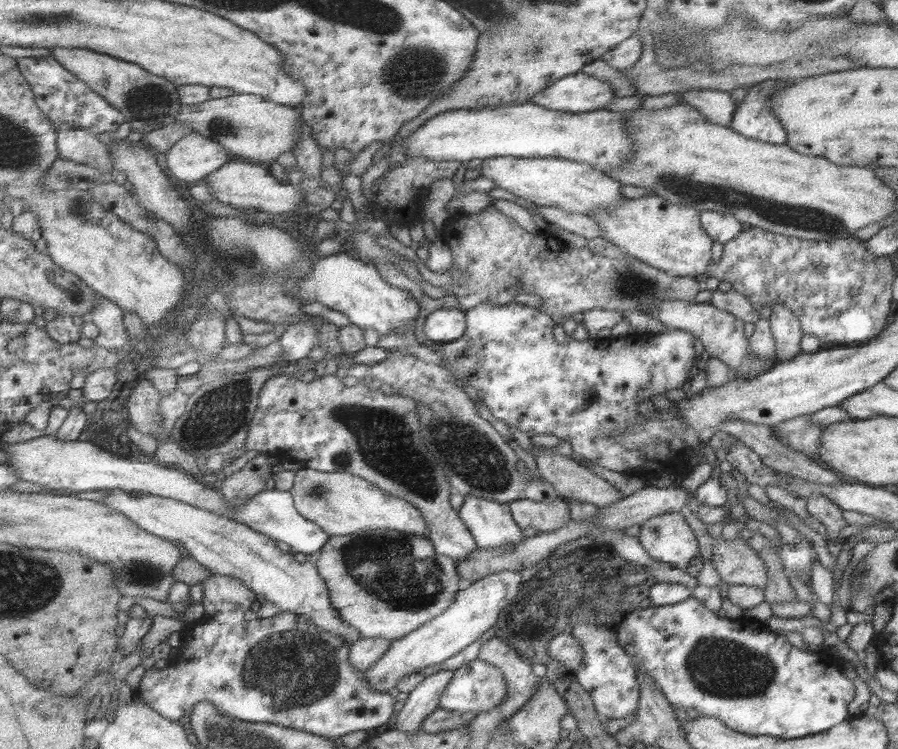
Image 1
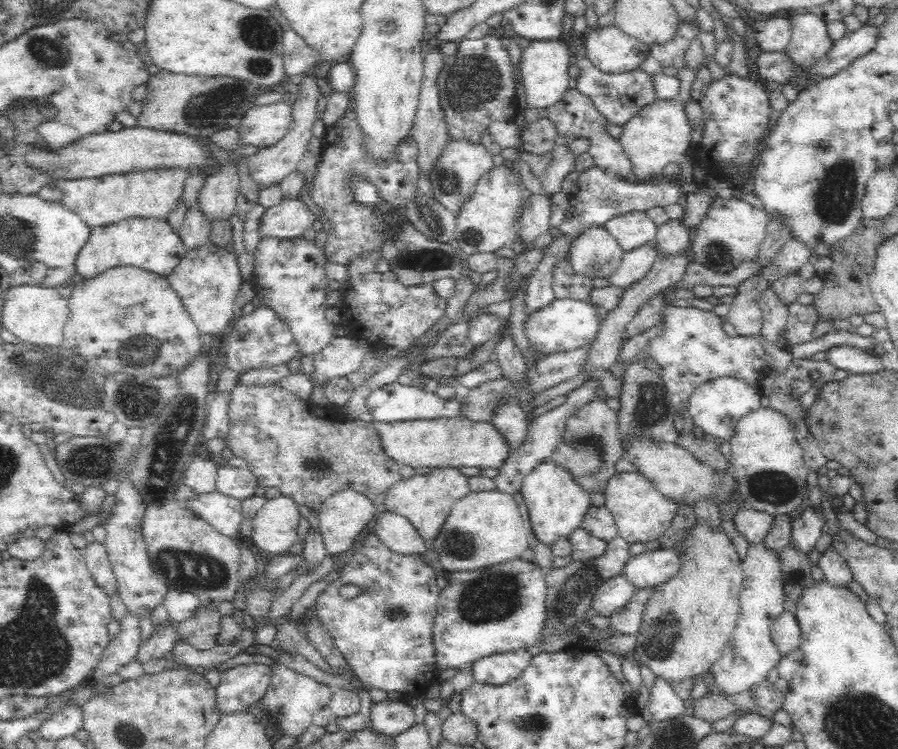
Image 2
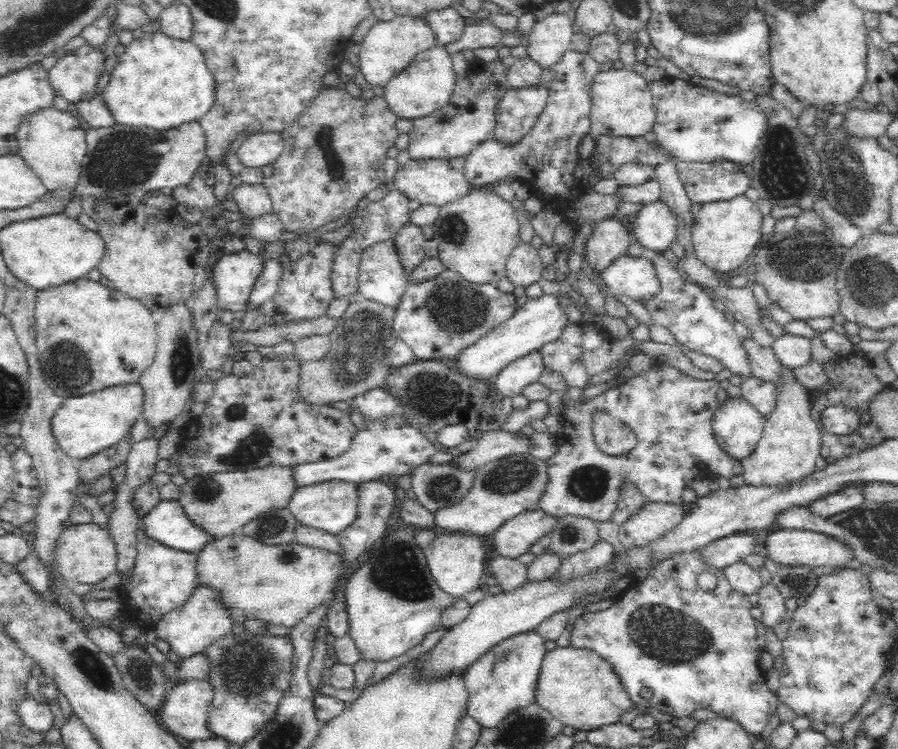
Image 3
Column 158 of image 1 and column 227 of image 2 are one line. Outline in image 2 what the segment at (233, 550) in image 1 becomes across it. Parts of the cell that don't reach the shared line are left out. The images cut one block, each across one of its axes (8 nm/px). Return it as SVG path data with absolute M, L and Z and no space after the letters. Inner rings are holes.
M214 490L195 494L185 506L202 520L207 520L218 532L239 539L244 519L240 499Z

